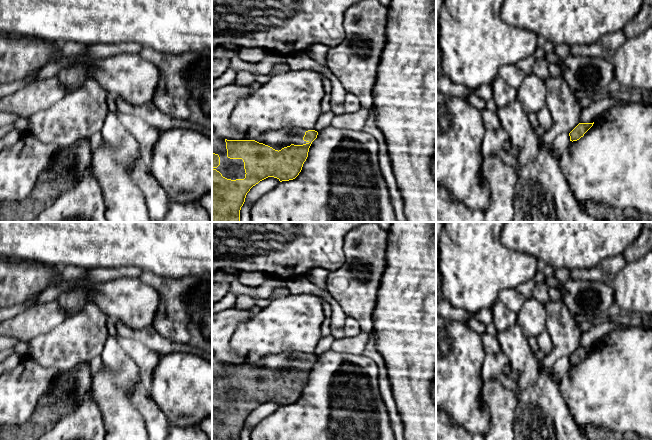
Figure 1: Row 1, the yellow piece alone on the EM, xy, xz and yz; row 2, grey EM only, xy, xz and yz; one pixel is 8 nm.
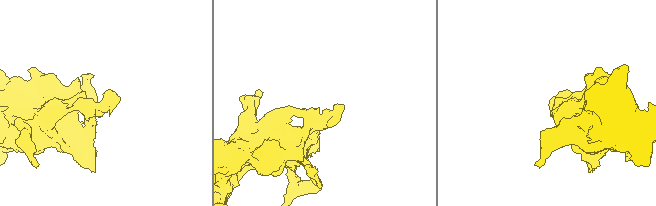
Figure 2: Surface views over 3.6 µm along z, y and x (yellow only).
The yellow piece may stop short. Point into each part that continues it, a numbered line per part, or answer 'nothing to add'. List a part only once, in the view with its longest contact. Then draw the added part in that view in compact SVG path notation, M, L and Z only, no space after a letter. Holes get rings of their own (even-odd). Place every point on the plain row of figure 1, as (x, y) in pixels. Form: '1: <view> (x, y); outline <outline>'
1: xz (297, 363); outline M297 353L291 364L292 368L303 369L303 368L309 367L309 366L306 366L303 364L303 361L304 361L306 355L308 355L308 354L307 353Z

